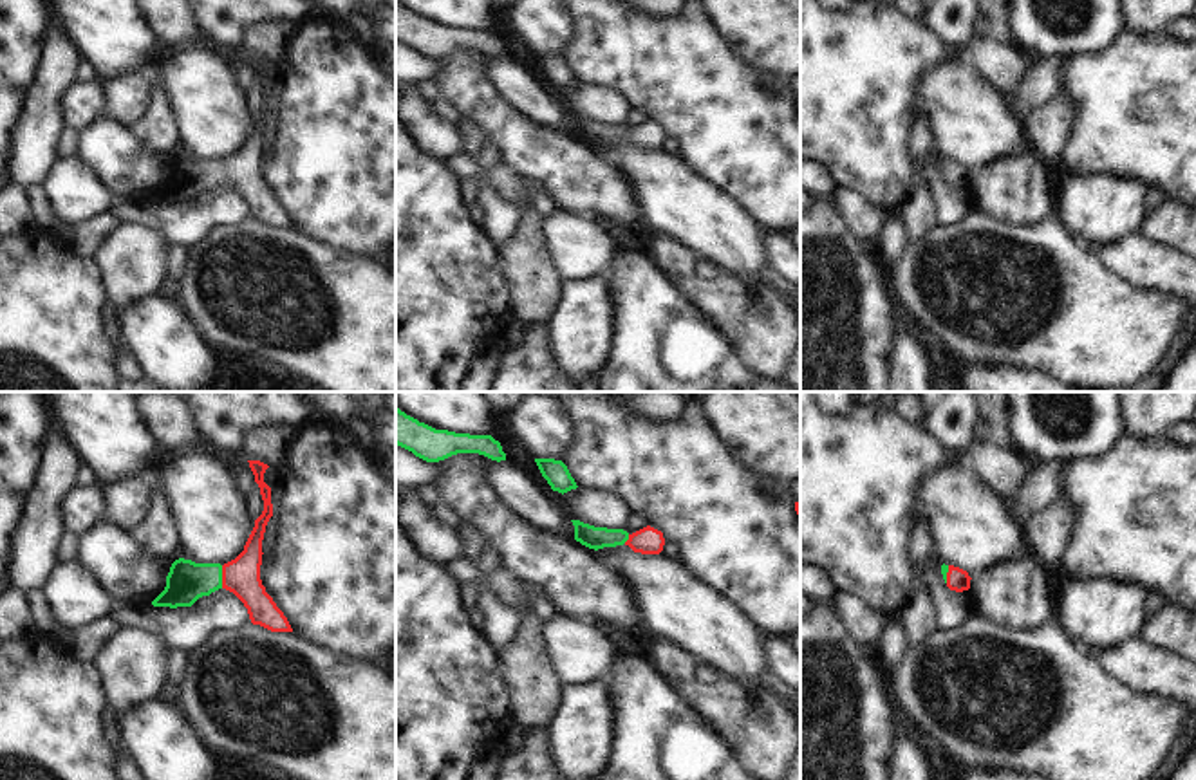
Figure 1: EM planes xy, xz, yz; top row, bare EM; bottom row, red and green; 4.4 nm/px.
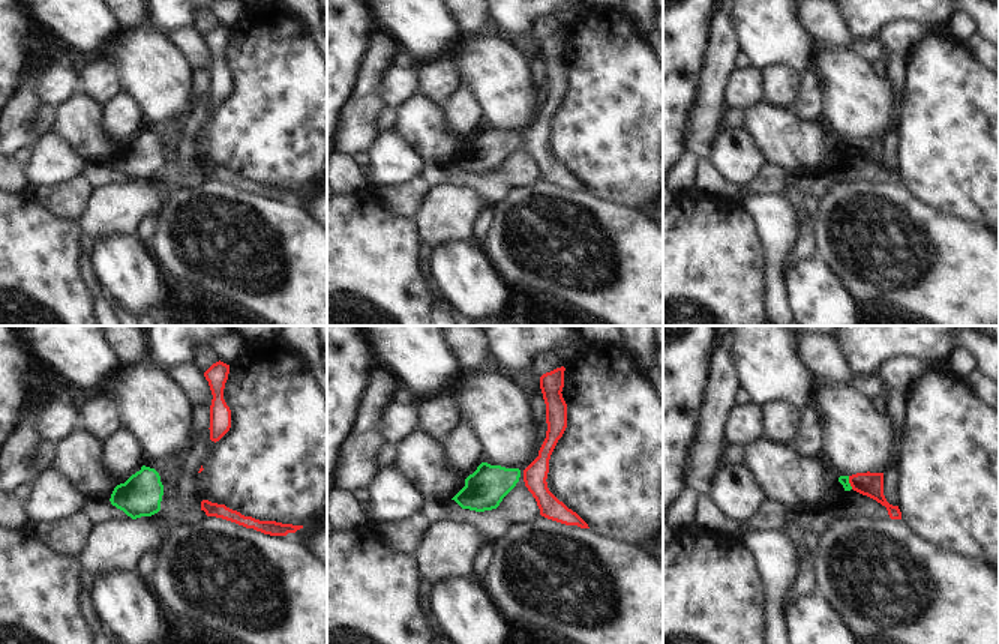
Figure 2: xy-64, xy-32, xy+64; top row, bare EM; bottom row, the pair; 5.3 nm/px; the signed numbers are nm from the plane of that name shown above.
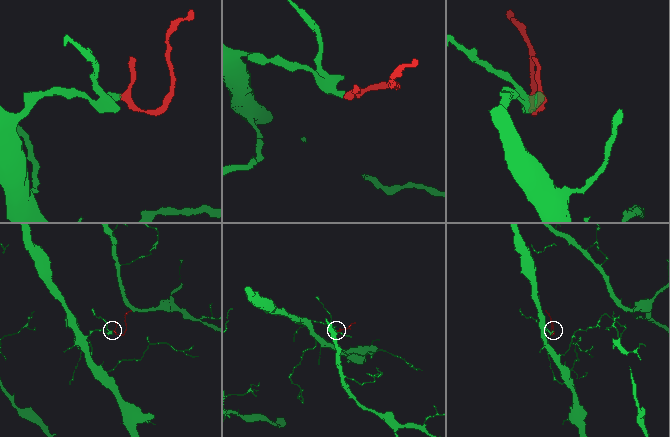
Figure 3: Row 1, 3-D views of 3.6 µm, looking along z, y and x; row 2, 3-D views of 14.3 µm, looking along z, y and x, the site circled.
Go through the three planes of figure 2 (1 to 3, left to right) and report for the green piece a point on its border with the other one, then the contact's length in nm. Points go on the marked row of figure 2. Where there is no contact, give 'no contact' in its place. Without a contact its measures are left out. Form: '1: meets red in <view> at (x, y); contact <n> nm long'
1: no contact
2: no contact
3: meets red in xy+64 at (849, 482); contact 80 nm long

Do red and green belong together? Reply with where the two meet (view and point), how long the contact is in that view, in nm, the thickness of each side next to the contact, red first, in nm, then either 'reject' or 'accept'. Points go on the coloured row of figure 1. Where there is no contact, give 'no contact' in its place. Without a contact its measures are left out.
xy (223, 576) | 100 nm | 160/180 nm | accept

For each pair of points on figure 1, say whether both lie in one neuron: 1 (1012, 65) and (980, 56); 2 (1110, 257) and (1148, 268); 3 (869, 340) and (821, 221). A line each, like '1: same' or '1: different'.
1: same
2: same
3: same

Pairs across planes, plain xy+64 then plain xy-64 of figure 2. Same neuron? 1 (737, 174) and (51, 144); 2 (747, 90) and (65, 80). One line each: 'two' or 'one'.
1: one
2: one

